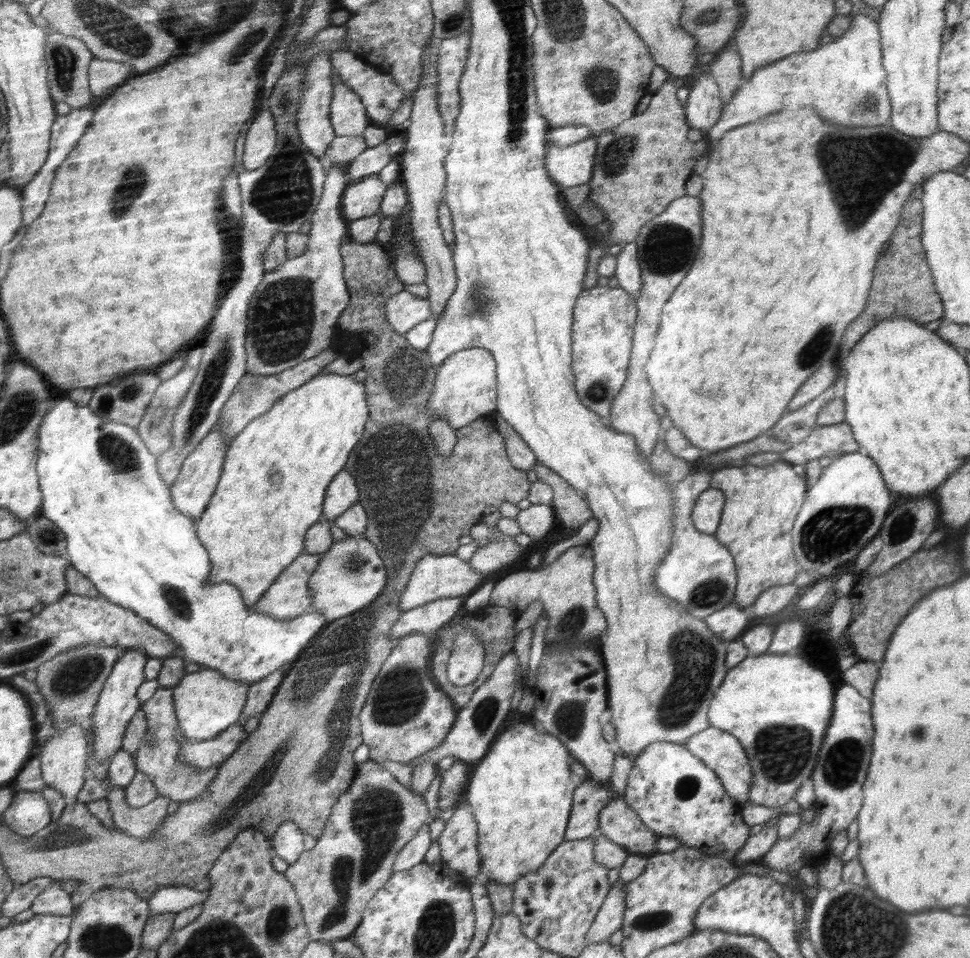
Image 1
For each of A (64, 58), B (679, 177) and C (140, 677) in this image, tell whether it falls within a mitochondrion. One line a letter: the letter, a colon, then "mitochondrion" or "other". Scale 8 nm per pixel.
A: mitochondrion
B: other
C: other

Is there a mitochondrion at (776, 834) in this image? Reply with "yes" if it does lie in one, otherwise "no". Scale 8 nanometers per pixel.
no

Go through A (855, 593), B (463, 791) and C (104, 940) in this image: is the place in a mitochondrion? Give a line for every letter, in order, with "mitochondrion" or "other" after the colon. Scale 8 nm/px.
A: other
B: other
C: mitochondrion

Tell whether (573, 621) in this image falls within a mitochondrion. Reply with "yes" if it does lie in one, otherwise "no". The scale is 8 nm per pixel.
yes

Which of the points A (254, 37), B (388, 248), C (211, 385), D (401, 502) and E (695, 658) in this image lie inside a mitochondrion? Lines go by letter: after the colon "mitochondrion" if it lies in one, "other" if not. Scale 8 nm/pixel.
A: mitochondrion
B: other
C: mitochondrion
D: mitochondrion
E: mitochondrion

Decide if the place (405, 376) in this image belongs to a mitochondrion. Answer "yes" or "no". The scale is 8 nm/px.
yes

